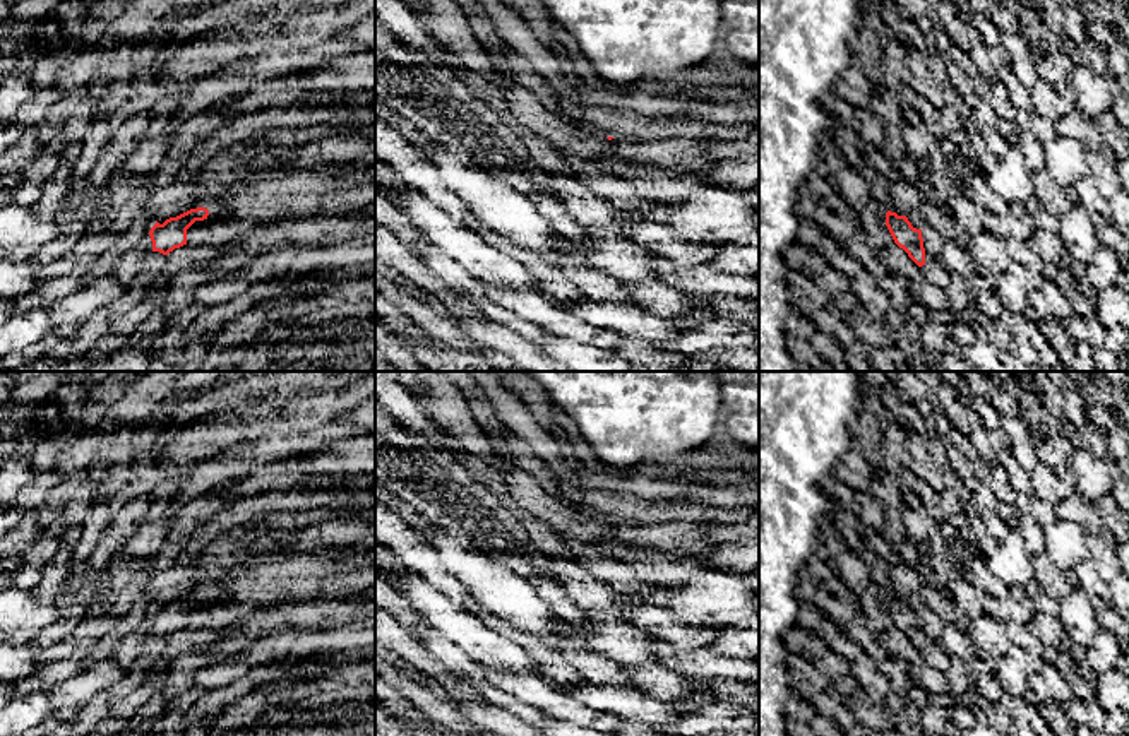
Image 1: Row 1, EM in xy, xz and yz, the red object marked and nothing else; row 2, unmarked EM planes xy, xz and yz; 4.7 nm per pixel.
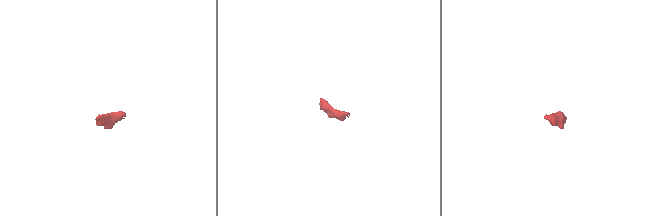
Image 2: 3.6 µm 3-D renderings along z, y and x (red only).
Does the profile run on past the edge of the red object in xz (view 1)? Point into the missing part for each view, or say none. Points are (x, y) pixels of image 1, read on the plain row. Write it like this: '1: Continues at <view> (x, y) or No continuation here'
1: No continuation here

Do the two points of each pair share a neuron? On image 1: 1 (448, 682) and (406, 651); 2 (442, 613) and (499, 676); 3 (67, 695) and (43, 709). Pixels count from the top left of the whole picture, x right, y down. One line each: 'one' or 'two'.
1: one
2: two
3: two

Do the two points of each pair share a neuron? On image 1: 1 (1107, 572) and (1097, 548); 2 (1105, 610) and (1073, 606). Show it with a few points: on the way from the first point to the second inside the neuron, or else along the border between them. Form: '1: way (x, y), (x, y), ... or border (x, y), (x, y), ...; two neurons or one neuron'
1: way (1107, 567), (1102, 553); one neuron
2: border (1095, 610), (1095, 620), (1100, 629); two neurons

